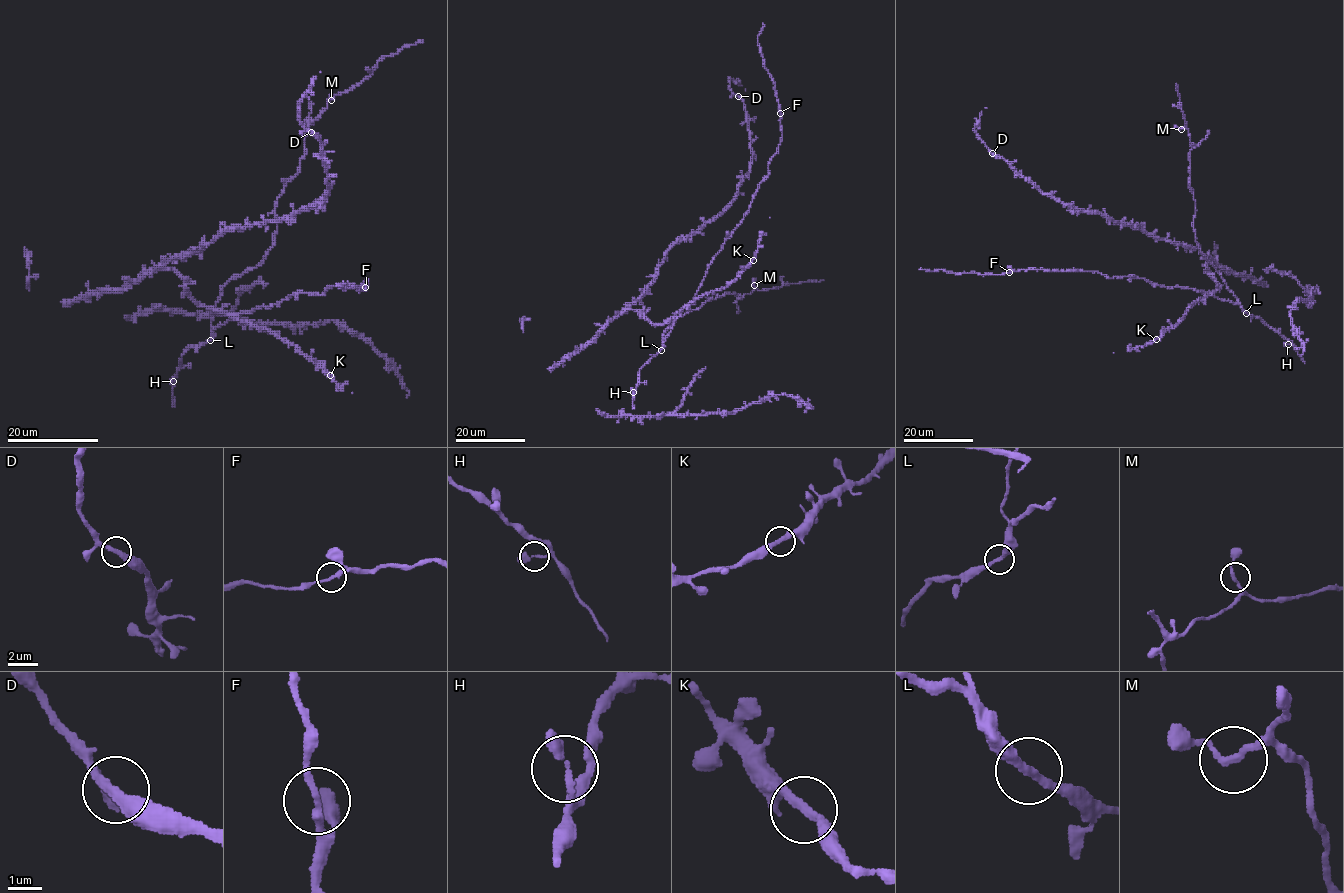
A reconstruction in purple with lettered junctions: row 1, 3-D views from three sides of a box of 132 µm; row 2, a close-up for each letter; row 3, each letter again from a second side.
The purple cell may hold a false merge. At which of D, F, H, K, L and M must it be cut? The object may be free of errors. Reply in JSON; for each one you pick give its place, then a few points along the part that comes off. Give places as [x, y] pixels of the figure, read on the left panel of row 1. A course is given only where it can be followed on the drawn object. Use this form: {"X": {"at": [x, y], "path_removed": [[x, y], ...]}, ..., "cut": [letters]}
{"cut": []}

